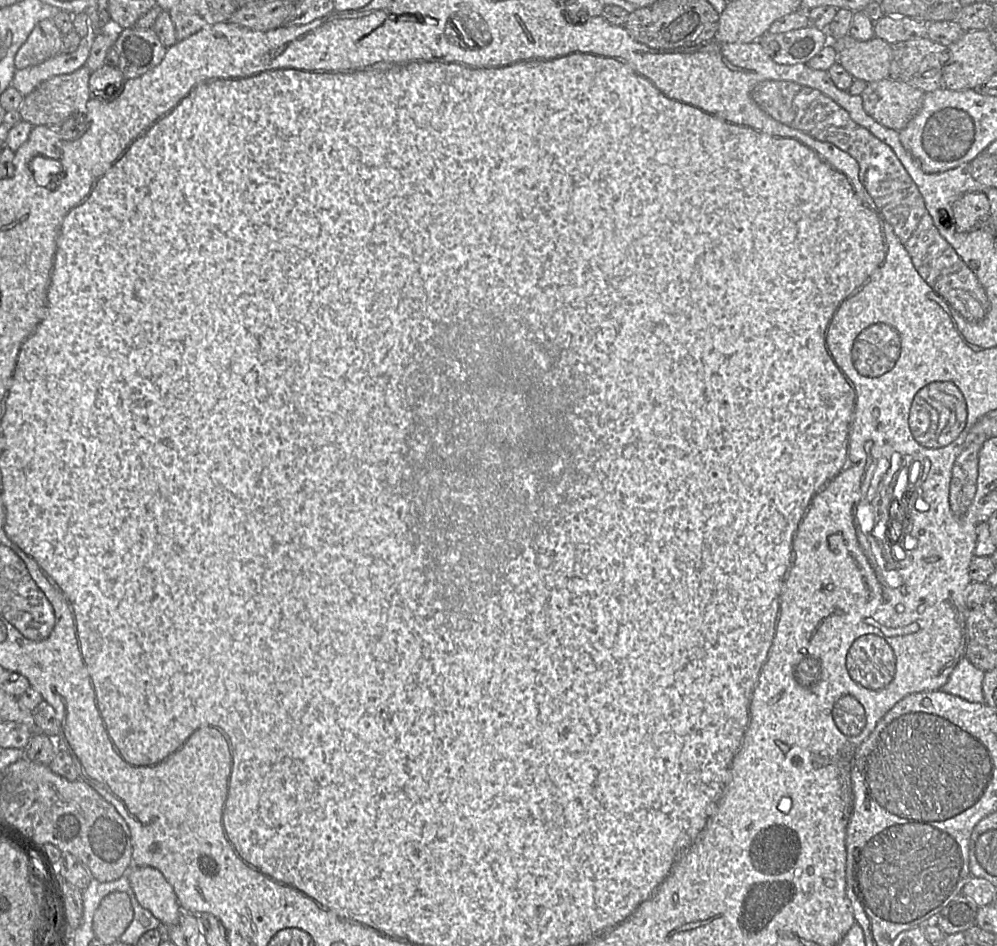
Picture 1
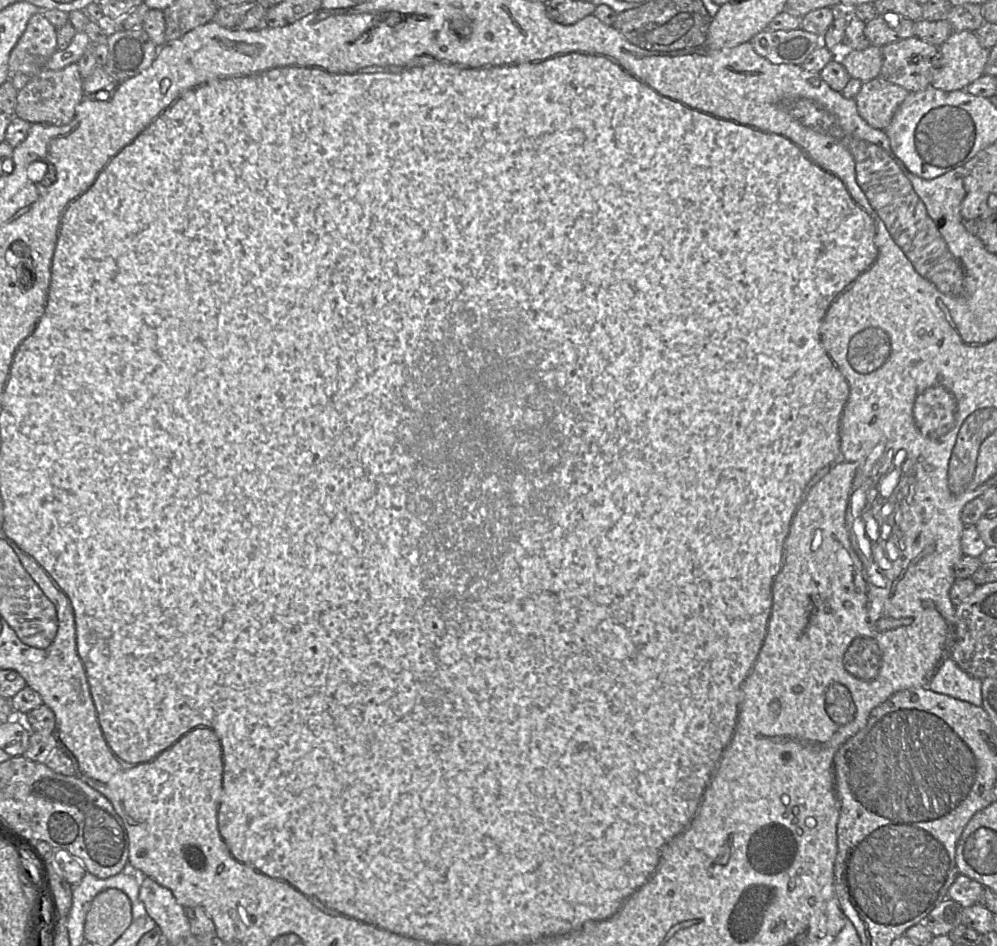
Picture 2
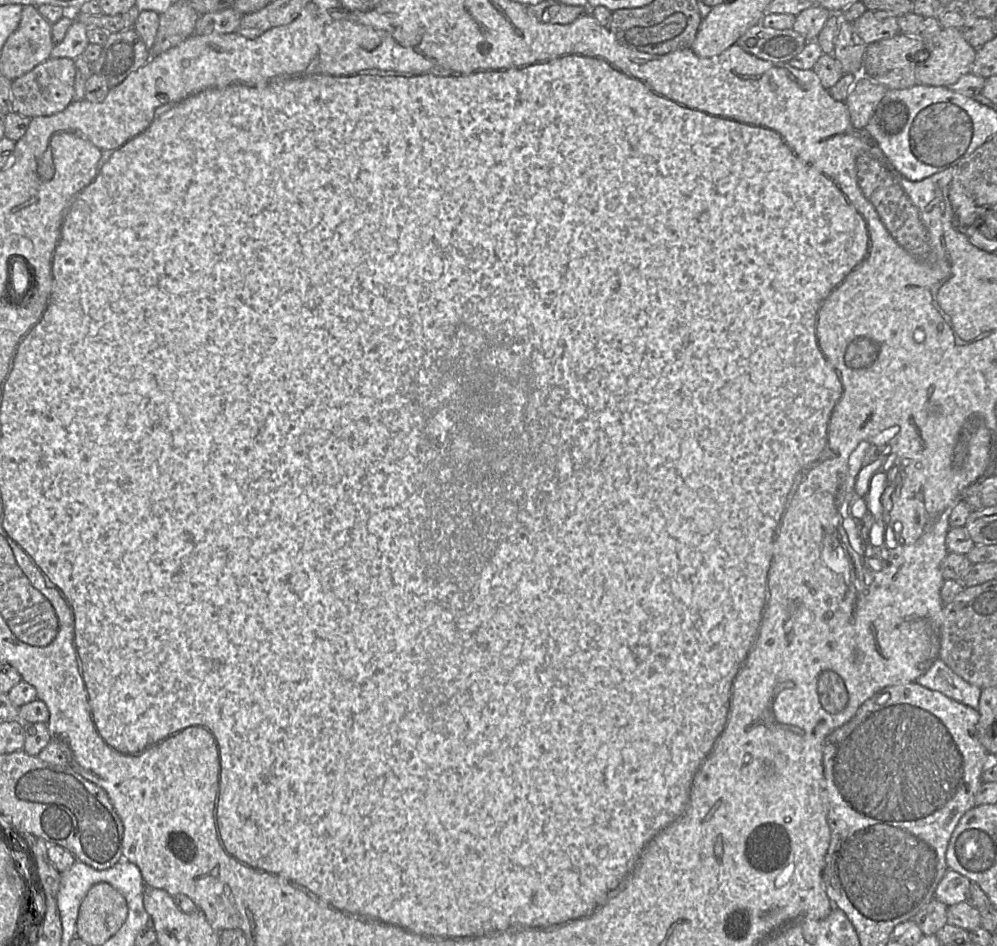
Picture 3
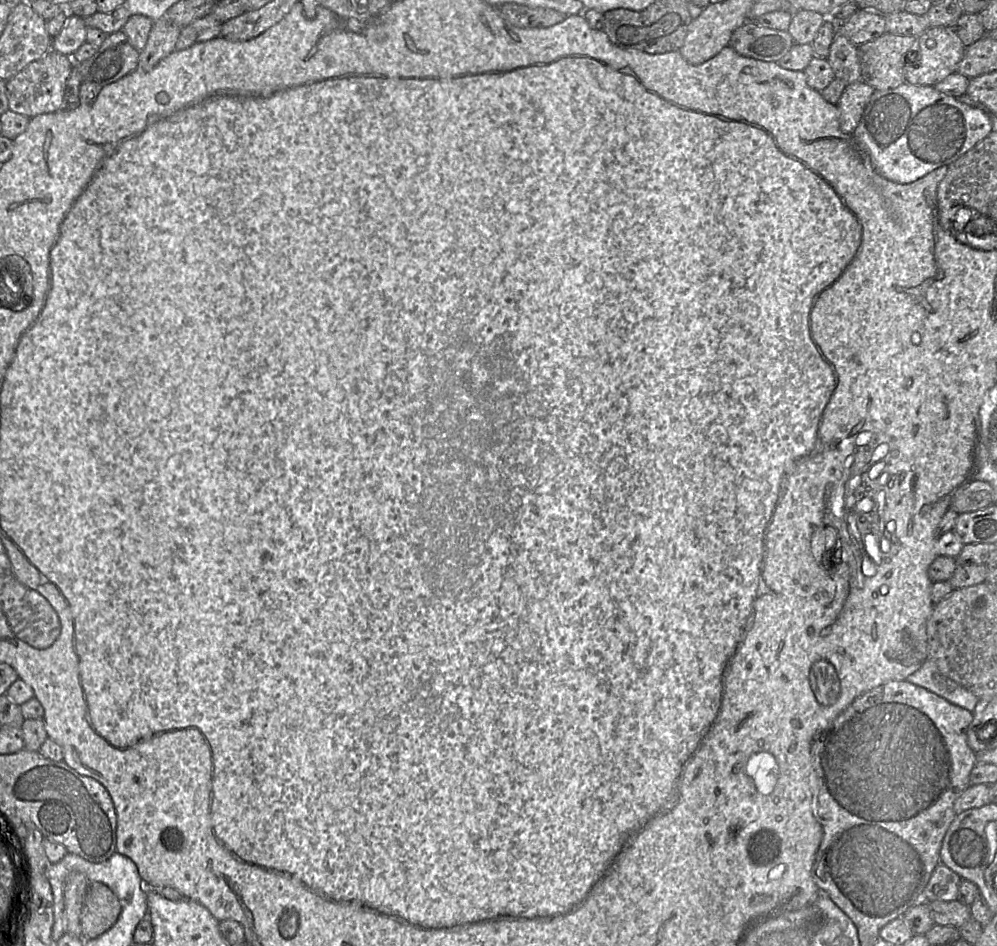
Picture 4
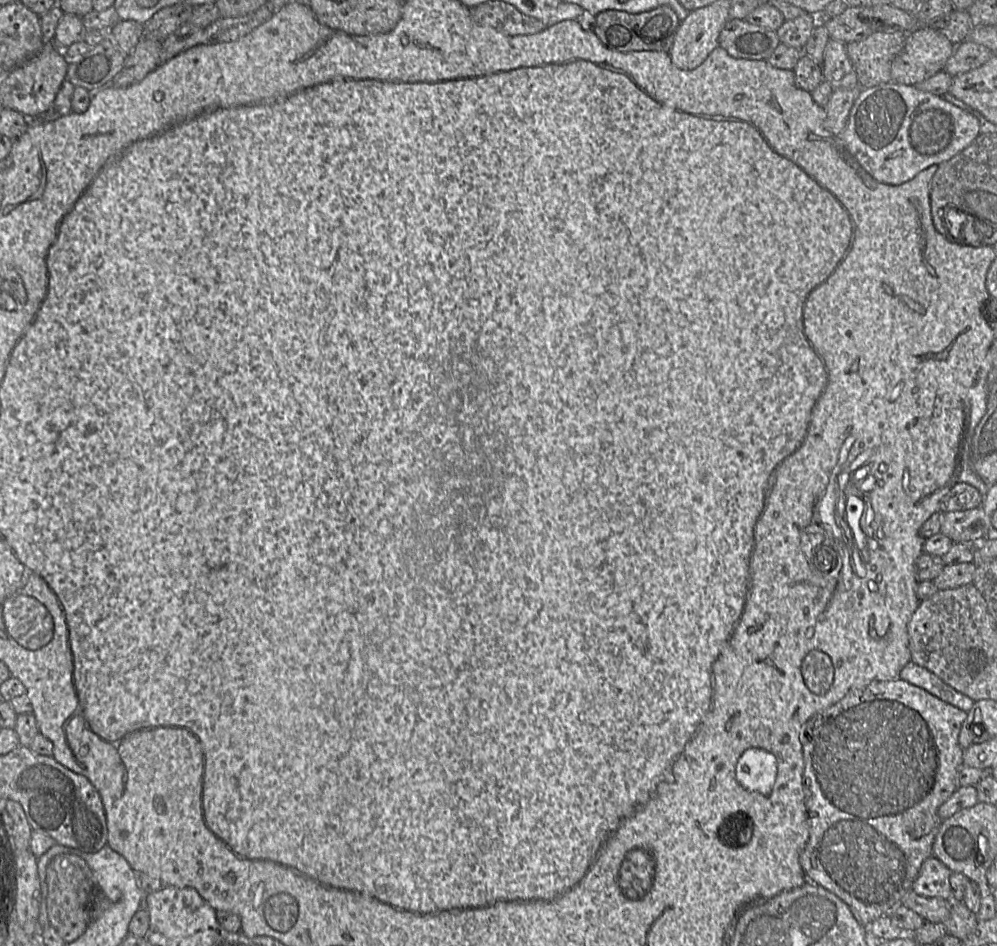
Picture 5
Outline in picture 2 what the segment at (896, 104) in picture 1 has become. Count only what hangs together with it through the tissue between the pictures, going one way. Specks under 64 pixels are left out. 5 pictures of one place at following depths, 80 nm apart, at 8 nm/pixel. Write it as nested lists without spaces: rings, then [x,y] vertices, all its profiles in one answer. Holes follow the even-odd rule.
[[[881,77],[862,83],[854,97],[857,111],[871,127],[884,130],[909,91]]]

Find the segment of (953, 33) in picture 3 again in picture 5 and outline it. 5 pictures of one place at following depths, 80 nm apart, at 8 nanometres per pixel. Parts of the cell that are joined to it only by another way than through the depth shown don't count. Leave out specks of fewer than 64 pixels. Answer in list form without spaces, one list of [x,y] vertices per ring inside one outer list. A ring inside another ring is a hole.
[[[918,26],[907,34],[902,51],[891,64],[891,82],[905,85],[916,85],[927,80],[939,71],[943,71],[947,60],[954,53],[956,45],[938,30]]]

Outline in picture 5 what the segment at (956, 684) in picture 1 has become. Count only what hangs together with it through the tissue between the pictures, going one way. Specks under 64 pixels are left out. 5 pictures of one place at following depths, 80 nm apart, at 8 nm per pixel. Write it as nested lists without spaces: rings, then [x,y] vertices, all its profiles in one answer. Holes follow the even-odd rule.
[[[913,662],[906,664],[900,671],[899,679],[921,687],[939,699],[965,711],[970,711],[975,701],[958,692],[938,676]]]

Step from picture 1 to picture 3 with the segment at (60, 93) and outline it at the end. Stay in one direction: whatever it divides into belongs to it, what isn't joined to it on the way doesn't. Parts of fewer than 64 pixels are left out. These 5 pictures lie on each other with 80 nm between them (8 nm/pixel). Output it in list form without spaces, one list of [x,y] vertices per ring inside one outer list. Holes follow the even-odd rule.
[[[49,57],[12,81],[12,112],[28,118],[47,117],[63,111],[74,101],[75,60]]]

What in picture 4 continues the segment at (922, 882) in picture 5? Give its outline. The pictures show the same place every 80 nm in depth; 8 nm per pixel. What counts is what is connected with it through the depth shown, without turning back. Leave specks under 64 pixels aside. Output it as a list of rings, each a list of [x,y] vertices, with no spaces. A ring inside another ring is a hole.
[[[940,862],[933,870],[924,890],[924,900],[951,901],[958,899],[961,877]]]

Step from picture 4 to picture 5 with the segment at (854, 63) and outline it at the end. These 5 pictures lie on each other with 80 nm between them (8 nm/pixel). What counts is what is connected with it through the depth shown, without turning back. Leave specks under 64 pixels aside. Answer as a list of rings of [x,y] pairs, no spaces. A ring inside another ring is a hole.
[[[829,40],[824,52],[823,75],[834,89],[859,85],[856,71],[846,52],[846,44]]]

